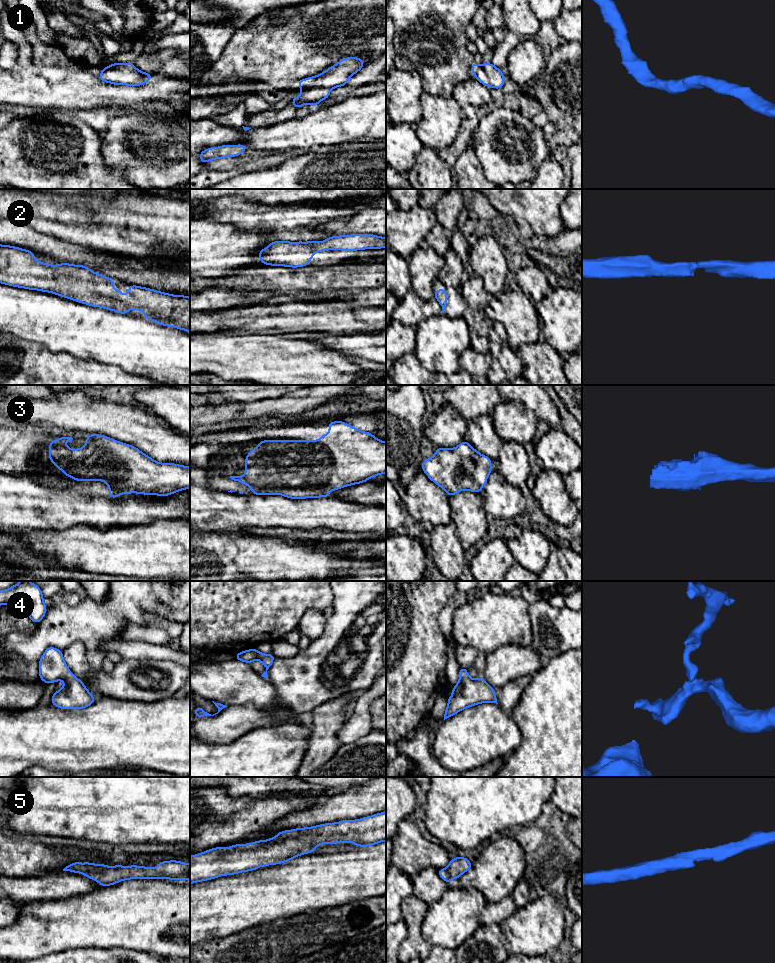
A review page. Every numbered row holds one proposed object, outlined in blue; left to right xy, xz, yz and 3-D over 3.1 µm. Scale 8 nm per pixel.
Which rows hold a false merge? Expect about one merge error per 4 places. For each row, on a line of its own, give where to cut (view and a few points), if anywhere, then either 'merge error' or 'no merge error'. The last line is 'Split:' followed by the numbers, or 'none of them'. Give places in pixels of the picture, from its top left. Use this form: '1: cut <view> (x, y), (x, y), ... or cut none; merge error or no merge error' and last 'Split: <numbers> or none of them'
1: cut none; no merge error
2: cut none; no merge error
3: cut none; no merge error
4: cut none; no merge error
5: cut none; no merge error
Split: none of them

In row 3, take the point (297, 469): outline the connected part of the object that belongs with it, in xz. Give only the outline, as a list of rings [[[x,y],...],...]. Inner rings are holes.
[[[343,421],[327,423],[329,434],[322,433],[320,440],[262,440],[245,457],[245,475],[229,478],[249,486],[255,495],[278,494],[292,499],[305,499],[330,497],[330,490],[364,483],[377,475],[386,474],[386,442]]]

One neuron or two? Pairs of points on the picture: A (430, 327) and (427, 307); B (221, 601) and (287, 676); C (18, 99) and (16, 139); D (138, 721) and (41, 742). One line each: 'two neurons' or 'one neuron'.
A: two neurons
B: two neurons
C: two neurons
D: one neuron

